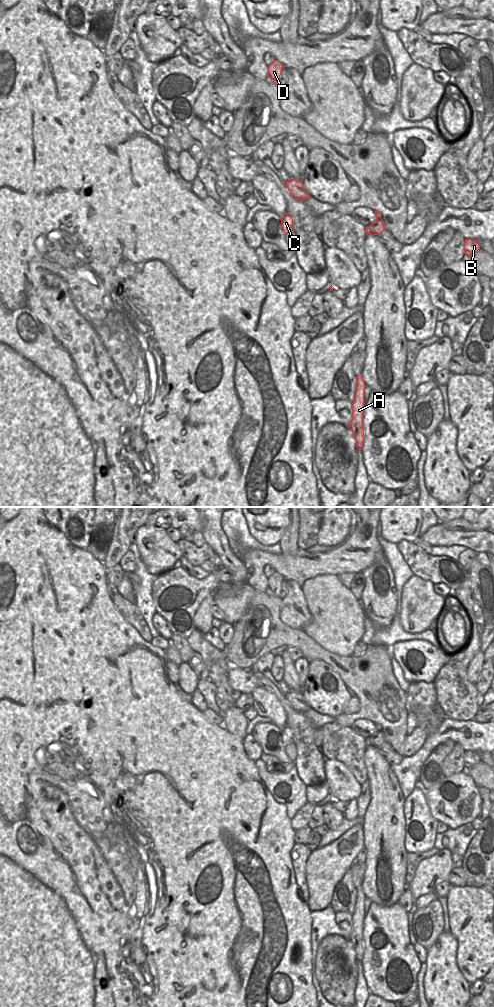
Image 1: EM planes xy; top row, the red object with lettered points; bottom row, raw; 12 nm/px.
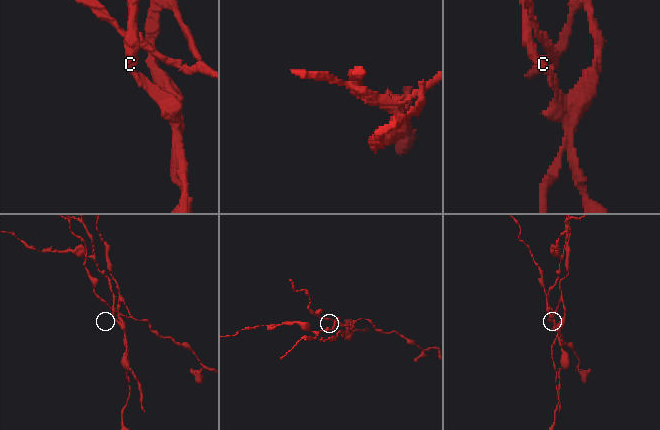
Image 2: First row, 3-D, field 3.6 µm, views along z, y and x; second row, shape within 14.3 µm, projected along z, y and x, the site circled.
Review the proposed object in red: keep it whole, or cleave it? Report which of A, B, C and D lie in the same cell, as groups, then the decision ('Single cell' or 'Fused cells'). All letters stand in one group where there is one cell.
Groups: A C D / B. Fused cells

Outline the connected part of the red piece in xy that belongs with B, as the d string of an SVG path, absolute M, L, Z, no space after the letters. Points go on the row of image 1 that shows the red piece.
M465 239L464 241L464 253L465 256L471 256L480 249L480 243L477 240Z

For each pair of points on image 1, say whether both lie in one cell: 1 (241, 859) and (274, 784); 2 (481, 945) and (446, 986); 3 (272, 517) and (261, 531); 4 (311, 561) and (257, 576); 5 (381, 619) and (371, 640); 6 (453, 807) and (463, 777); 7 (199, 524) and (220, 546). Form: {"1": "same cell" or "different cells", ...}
{"1": "different cells", "2": "different cells", "3": "same cell", "4": "same cell", "5": "different cells", "6": "same cell", "7": "different cells"}

